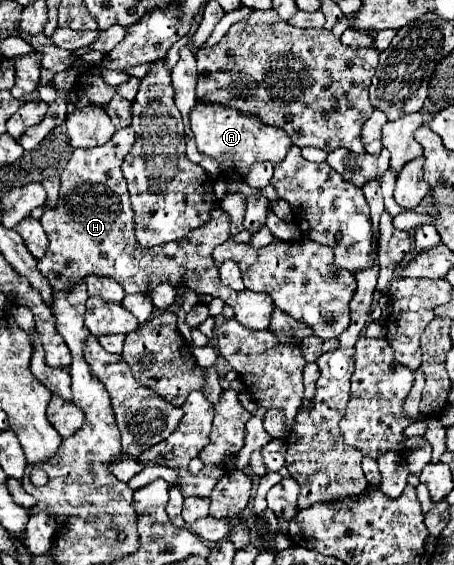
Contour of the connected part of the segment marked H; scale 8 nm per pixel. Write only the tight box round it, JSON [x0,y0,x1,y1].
[38,127,274,329]

